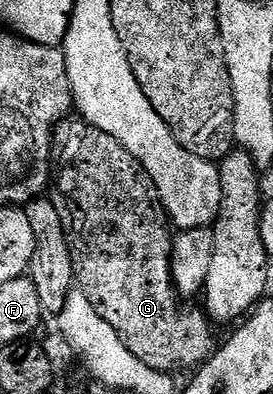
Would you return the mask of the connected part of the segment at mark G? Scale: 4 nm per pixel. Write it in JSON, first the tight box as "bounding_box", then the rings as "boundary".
{"bounding_box":[53,116,217,372],"boundary":[[[68,116],[56,126],[53,135],[53,154],[57,159],[58,169],[59,166],[63,169],[60,174],[59,171],[57,174],[57,182],[59,178],[59,198],[57,197],[57,202],[59,213],[63,216],[63,227],[67,233],[67,243],[69,244],[69,252],[73,260],[75,281],[78,289],[82,290],[89,300],[89,304],[93,304],[97,316],[101,316],[101,320],[105,320],[105,324],[109,324],[109,328],[113,328],[113,332],[117,332],[121,344],[125,344],[125,348],[129,348],[129,352],[133,352],[133,356],[137,356],[137,360],[141,360],[141,364],[149,364],[149,368],[164,372],[176,372],[175,370],[187,369],[187,371],[190,371],[192,368],[202,366],[217,349],[217,341],[215,342],[216,327],[202,309],[187,311],[179,307],[181,299],[175,293],[175,286],[171,282],[173,226],[168,219],[167,210],[163,207],[163,202],[159,199],[159,189],[155,187],[153,180],[145,172],[145,168],[122,144],[117,140],[113,140],[113,136],[109,136],[109,132],[101,132],[101,128],[83,121],[78,116]]]}

